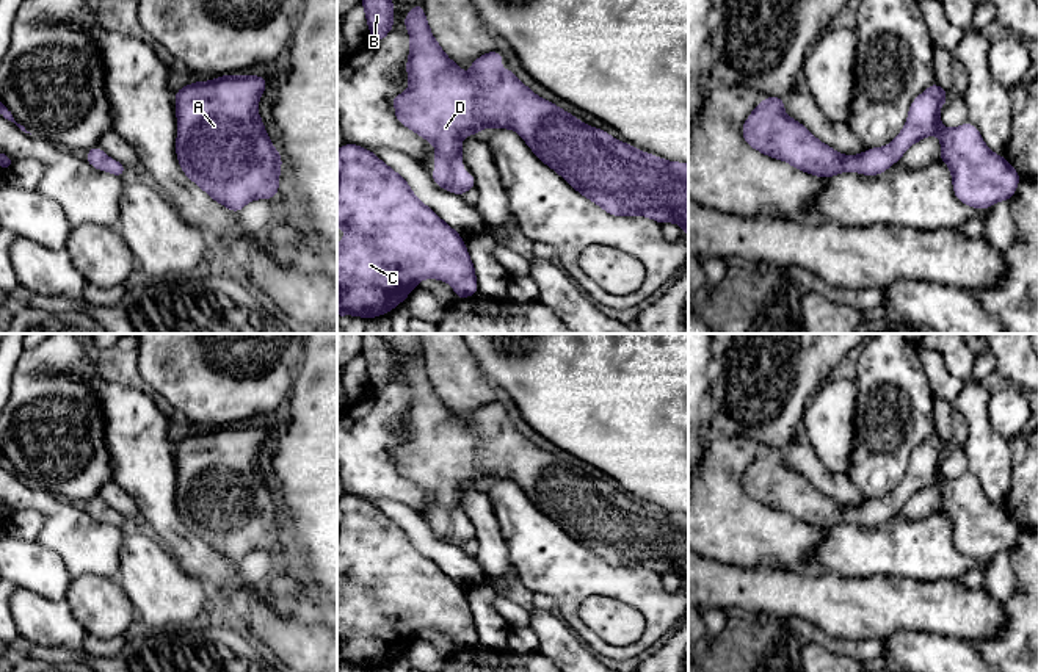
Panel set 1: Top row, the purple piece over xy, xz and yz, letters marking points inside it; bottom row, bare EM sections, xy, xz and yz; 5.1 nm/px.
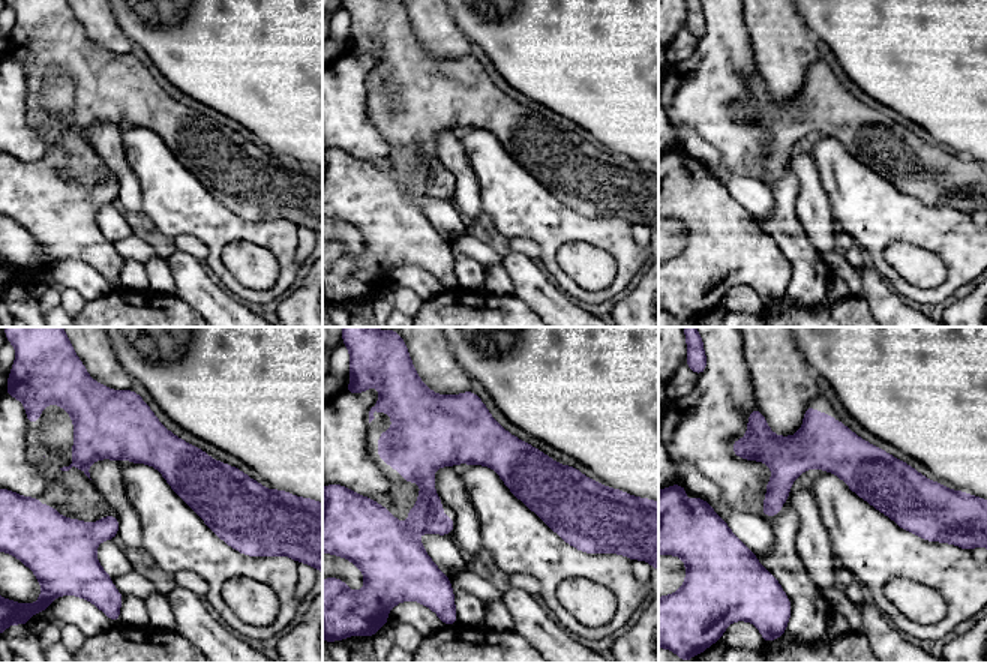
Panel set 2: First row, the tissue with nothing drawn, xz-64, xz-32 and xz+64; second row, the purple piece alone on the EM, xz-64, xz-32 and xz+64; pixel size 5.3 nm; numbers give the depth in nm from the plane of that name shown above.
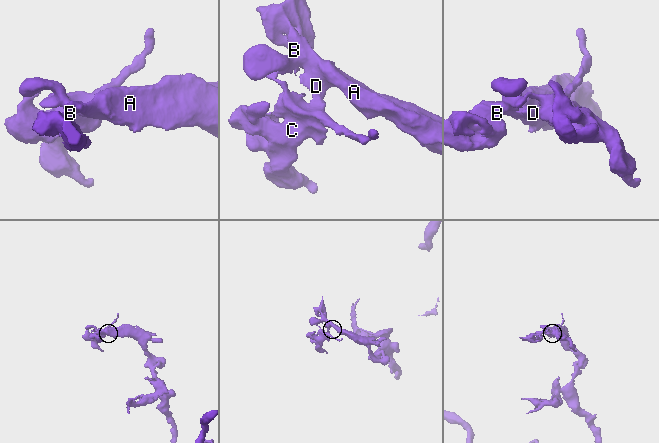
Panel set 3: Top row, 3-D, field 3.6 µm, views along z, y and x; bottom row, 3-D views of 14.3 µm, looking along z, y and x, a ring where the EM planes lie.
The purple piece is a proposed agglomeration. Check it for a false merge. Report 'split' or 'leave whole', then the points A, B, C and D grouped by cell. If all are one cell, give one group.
leave whole; groups A B C D

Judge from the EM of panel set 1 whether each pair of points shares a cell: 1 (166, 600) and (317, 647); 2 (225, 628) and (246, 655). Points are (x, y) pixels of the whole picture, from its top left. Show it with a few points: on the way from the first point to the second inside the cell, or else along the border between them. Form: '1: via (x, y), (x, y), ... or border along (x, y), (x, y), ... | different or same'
1: border along (190, 577), (195, 577), (206, 588), (215, 605) | different
2: via (226, 635), (240, 649) | same

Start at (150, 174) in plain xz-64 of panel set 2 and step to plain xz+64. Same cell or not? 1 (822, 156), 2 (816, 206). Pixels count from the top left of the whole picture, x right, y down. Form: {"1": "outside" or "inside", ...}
{"1": "inside", "2": "outside"}

